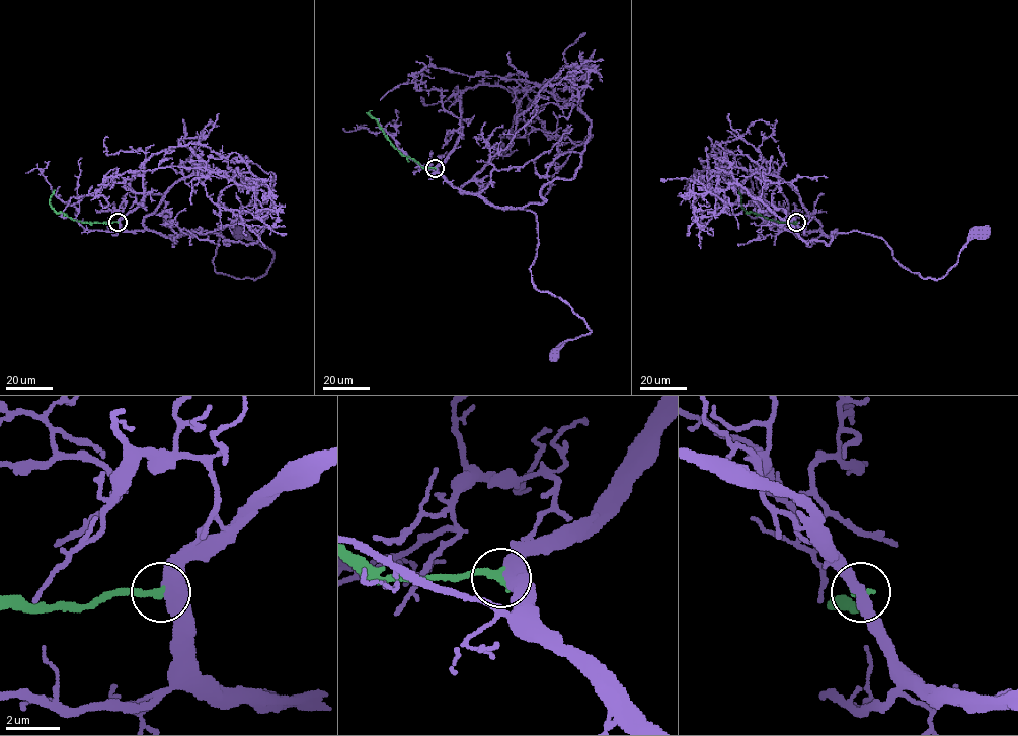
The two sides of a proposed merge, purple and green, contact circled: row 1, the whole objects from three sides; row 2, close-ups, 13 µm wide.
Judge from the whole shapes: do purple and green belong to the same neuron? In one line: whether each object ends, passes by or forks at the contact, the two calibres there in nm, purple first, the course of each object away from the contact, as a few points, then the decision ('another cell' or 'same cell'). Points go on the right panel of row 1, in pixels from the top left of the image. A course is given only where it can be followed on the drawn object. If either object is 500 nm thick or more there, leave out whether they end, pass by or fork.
purple passes by; green ends; calibres 480 and 300 nm; course purple (796, 222), (825, 235), (858, 231), (880, 237), (896, 260), (924, 279), (943, 276), (984, 232); course green (796, 222), (779, 223), (747, 213), (738, 189); another cell

